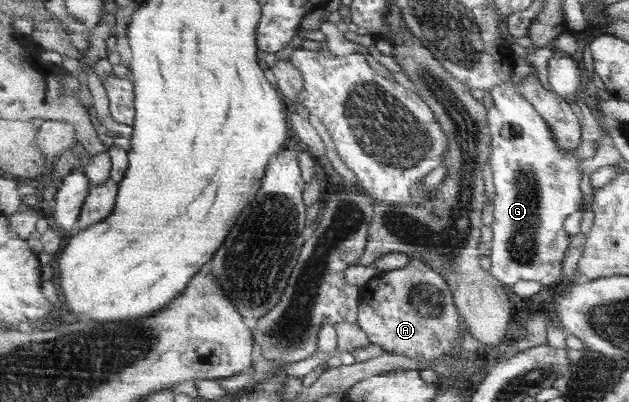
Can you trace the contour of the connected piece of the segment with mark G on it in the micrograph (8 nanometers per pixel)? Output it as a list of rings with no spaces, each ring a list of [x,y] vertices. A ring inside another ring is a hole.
[[[517,58],[514,64],[515,72],[512,82],[500,84],[490,90],[494,106],[488,112],[488,123],[491,128],[491,146],[493,150],[489,156],[489,163],[493,174],[495,196],[493,198],[494,220],[490,225],[493,239],[487,248],[491,267],[489,271],[503,284],[514,286],[520,280],[533,280],[543,285],[554,284],[564,272],[564,258],[568,252],[568,234],[564,222],[571,214],[584,210],[584,194],[582,194],[582,172],[580,172],[580,156],[576,156],[574,149],[560,147],[556,136],[546,120],[536,111],[524,95],[520,94],[519,84],[524,85],[526,77],[535,76],[535,66],[530,60]]]

